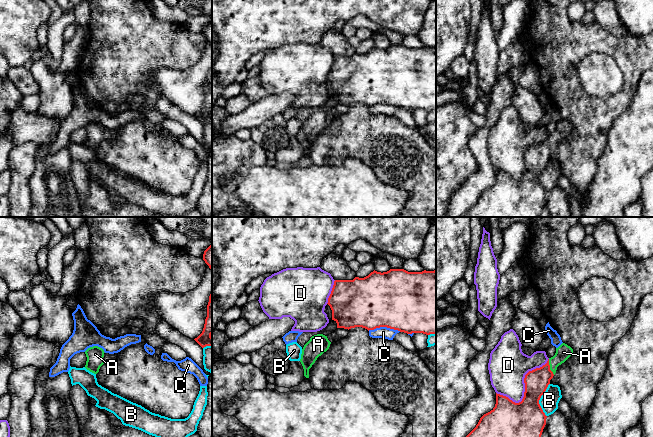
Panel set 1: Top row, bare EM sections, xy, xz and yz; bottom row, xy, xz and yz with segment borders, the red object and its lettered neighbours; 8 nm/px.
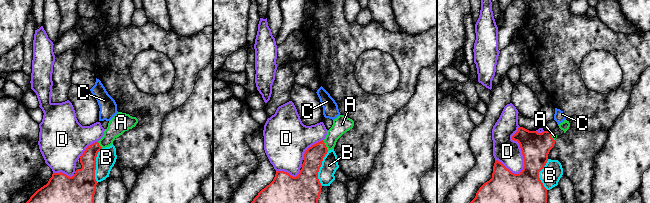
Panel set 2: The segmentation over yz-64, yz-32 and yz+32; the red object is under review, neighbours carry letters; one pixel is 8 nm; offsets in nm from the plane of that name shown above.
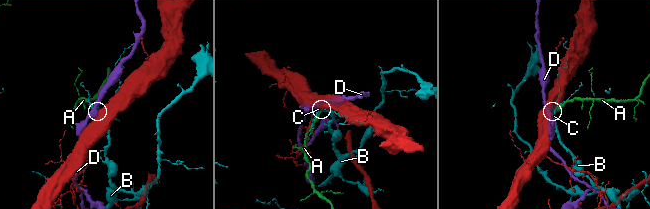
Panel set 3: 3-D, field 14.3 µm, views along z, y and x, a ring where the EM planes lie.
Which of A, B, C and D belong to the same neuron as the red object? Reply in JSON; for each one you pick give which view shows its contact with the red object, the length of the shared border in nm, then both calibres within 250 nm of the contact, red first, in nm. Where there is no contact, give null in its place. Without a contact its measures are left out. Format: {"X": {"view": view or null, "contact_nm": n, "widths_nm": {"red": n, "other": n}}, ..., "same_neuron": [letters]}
{"A": {"view": "yz", "contact_nm": 140, "widths_nm": {"red": 190, "other": 120}}, "same_neuron": ["A"]}

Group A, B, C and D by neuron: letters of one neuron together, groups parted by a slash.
A / B / C / D

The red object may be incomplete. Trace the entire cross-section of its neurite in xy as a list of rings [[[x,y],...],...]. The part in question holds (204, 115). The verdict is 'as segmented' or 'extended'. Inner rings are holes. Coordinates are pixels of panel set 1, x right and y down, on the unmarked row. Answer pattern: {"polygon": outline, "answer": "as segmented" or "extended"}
{"polygon": [[[212,68],[207,81],[207,93],[202,109],[194,116],[202,123],[212,122]]], "answer": "as segmented"}

